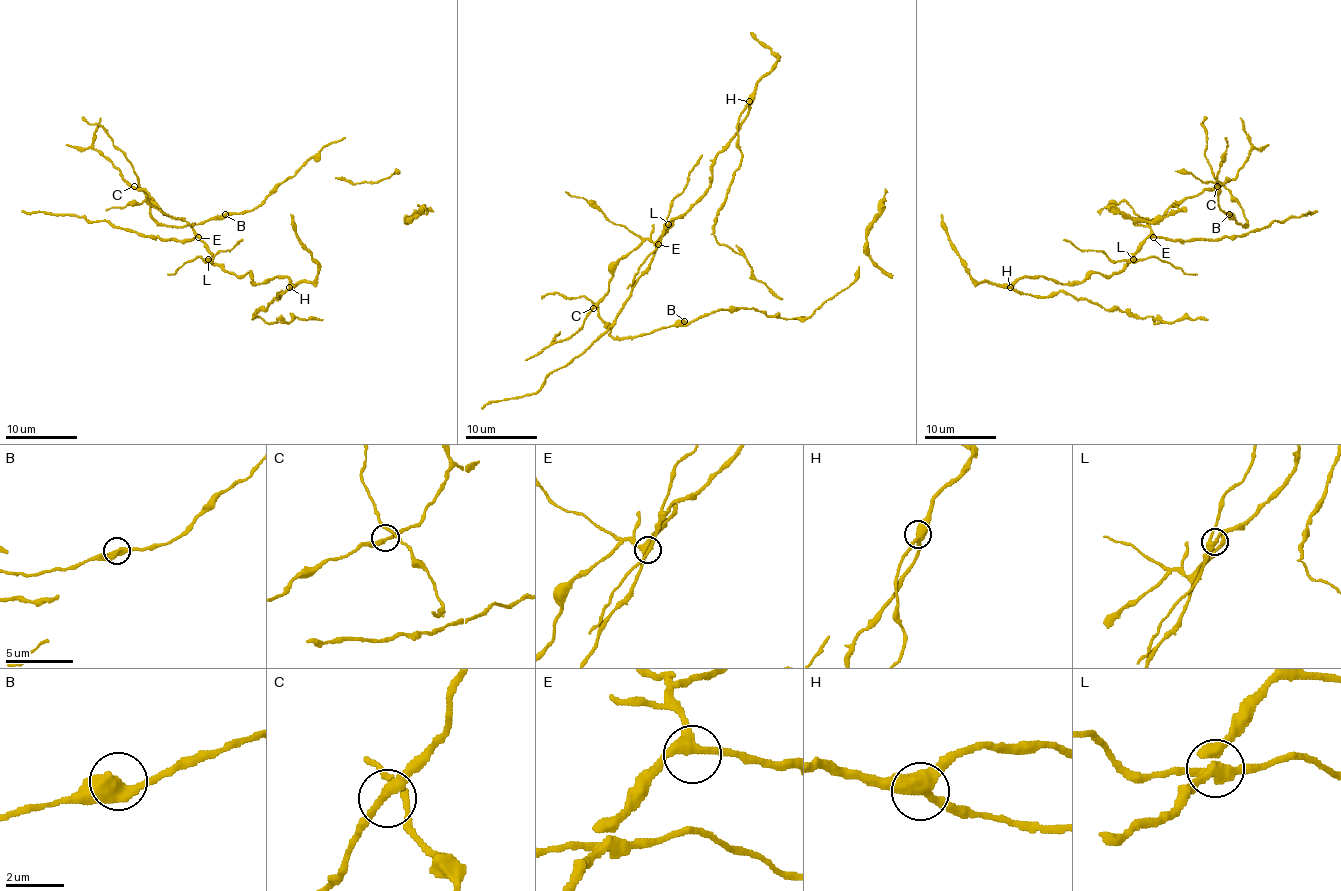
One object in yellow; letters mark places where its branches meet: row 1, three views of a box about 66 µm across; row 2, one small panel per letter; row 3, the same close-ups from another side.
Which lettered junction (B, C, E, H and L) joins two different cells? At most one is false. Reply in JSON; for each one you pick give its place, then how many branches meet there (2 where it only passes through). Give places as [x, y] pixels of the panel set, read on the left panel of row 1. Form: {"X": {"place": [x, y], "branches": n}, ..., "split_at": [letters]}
{"L": {"place": [208, 259], "branches": 4}, "split_at": ["L"]}

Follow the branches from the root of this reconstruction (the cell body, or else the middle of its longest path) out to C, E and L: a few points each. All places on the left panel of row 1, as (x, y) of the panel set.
C: (150, 196), (134, 186)
E: (150, 196), (164, 212), (184, 220), (198, 237)
L: (150, 196), (164, 212), (184, 220), (193, 229), (211, 255), (209, 259)

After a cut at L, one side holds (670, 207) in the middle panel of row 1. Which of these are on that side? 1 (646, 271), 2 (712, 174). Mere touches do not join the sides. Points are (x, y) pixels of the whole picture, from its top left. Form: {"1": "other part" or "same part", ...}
{"1": "other part", "2": "other part"}

